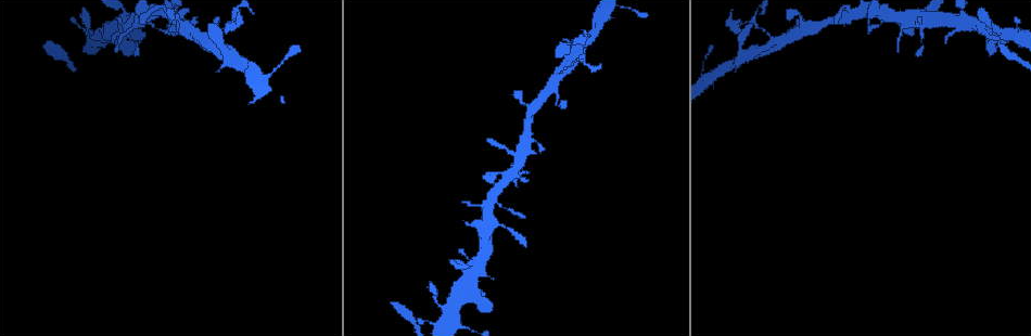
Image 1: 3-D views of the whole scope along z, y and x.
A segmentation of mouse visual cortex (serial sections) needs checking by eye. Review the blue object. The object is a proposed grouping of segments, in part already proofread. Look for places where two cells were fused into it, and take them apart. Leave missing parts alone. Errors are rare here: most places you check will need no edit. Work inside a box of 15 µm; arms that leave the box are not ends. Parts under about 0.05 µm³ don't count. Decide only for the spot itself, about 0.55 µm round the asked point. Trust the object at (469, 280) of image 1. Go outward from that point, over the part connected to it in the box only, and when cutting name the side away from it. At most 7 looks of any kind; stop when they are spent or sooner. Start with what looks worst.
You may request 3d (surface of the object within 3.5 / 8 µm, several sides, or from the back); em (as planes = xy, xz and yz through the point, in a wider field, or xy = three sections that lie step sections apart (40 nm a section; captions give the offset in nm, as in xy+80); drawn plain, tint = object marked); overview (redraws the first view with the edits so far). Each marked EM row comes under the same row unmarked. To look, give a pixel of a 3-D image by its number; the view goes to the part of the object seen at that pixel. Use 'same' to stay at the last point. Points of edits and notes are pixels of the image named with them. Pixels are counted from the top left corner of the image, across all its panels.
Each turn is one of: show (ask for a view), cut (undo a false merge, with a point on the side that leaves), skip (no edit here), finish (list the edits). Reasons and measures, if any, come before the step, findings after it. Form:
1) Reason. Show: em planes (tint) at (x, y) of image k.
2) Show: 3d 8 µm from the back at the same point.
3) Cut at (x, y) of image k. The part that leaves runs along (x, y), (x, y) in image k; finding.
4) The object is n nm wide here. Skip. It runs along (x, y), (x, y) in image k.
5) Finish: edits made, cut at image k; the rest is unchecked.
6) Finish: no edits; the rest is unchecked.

Show: 3d 3.5 µm at (516, 156) of image 1.

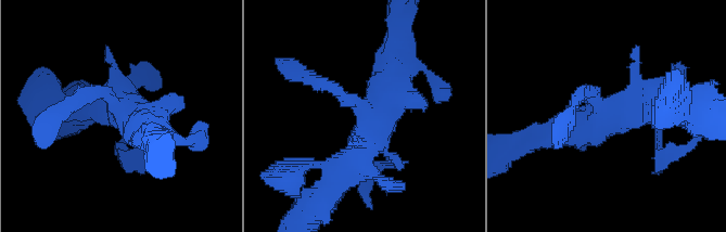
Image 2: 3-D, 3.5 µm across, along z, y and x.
Shape alone is not enough. Show: em xy step 1 (tint) at (364, 110) of image 2.

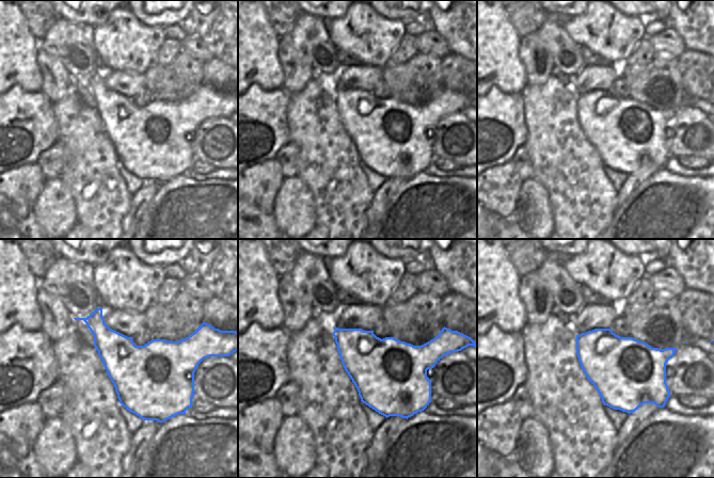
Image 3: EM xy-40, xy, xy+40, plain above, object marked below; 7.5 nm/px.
Skip. It runs along (336, 178), (386, 106), (390, 62) in image 2; all the same cell.

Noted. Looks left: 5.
Side arm on a straight run. Show: 3d 3.5 µm from the back at (776, 43) of image 1.

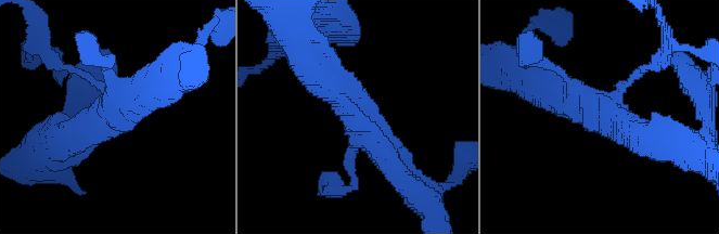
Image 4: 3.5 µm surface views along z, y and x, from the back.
Show: em xy step 1 (tint) at (603, 110) of image 4.

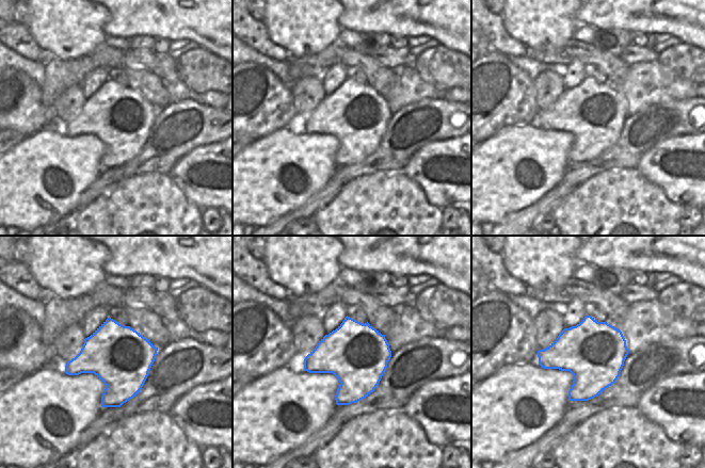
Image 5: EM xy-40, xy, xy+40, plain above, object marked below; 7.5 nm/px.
Skip. It runs along (389, 161), (349, 103), (309, 62) in image 4; all the same cell.

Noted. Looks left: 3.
Sharp bend. Show: 3d 3.5 µm at (744, 22) of image 1.

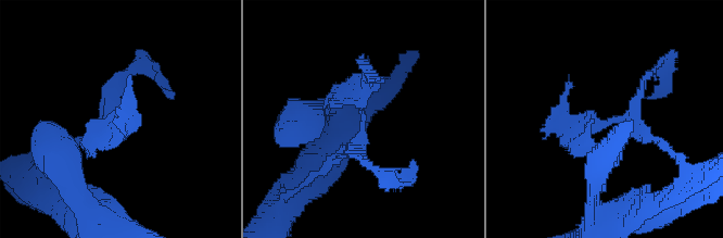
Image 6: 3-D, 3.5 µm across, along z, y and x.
Show: em xy step 1 (tint) at (603, 124) of image 6.

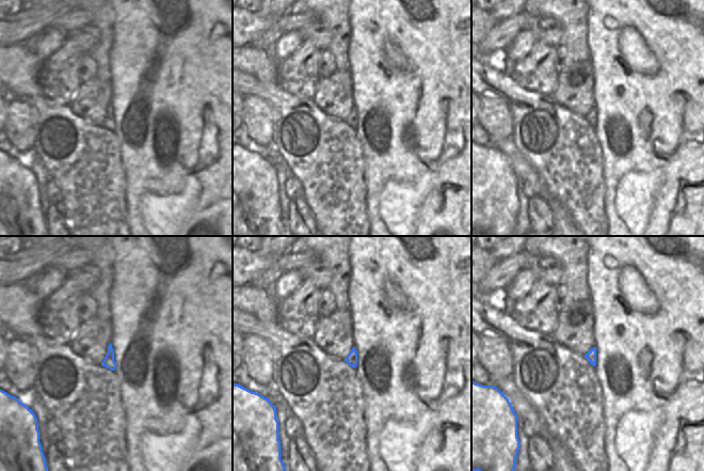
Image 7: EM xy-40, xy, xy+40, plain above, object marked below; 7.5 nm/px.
Skip. It runs along (325, 168), (362, 140), (371, 79) in image 6; continuous, no second cell.

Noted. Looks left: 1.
Finish: no edits; the rest is unchecked.

